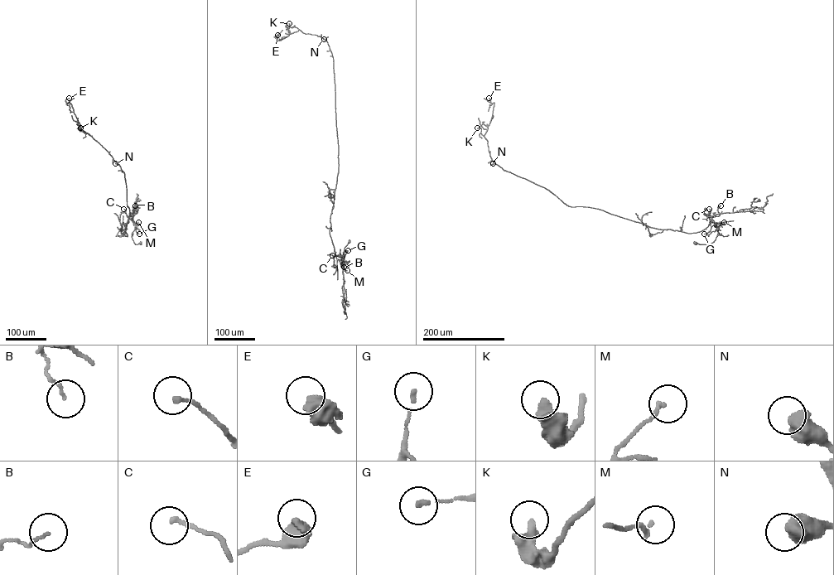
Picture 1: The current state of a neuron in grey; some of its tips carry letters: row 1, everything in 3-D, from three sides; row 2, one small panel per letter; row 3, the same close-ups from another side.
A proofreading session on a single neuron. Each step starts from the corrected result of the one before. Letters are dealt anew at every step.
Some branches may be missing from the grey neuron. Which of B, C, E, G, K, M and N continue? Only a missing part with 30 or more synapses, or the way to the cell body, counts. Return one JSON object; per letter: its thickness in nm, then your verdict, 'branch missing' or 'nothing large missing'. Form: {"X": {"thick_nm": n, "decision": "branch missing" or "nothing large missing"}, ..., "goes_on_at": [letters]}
{"B": {"thick_nm": 90, "decision": "nothing large missing"}, "C": {"thick_nm": 160, "decision": "nothing large missing"}, "E": {"thick_nm": 400, "decision": "nothing large missing"}, "G": {"thick_nm": 140, "decision": "nothing large missing"}, "K": {"thick_nm": 480, "decision": "nothing large missing"}, "M": {"thick_nm": 160, "decision": "nothing large missing"}, "N": {"thick_nm": 750, "decision": "nothing large missing"}, "goes_on_at": []}

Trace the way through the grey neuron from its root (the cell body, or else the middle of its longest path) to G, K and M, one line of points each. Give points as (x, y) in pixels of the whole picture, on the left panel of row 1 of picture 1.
G: (141, 244), (135, 244), (132, 236), (135, 224), (139, 234)
K: (141, 244), (132, 239), (135, 224), (130, 215), (121, 233), (130, 216), (124, 172), (79, 123), (80, 128)
M: (141, 244), (135, 244), (132, 236), (138, 222)

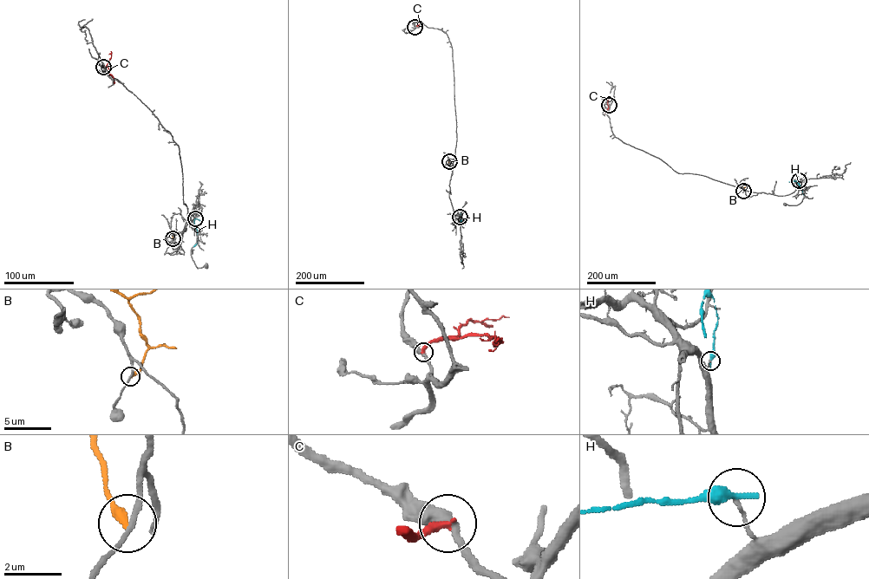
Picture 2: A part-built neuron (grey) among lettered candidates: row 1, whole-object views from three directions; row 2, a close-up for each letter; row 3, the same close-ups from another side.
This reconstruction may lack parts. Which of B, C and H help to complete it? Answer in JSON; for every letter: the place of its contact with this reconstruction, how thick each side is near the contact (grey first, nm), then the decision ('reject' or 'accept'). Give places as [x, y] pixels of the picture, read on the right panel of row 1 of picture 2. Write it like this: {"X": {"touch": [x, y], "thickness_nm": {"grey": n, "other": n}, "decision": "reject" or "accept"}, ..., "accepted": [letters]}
{"B": {"touch": [743, 191], "thickness_nm": {"grey": 160, "other": 280}, "decision": "reject"}, "C": {"touch": [609, 105], "thickness_nm": {"grey": 320, "other": 280}, "decision": "reject"}, "H": {"touch": [799, 180], "thickness_nm": {"grey": 90, "other": 400}, "decision": "reject"}, "accepted": []}

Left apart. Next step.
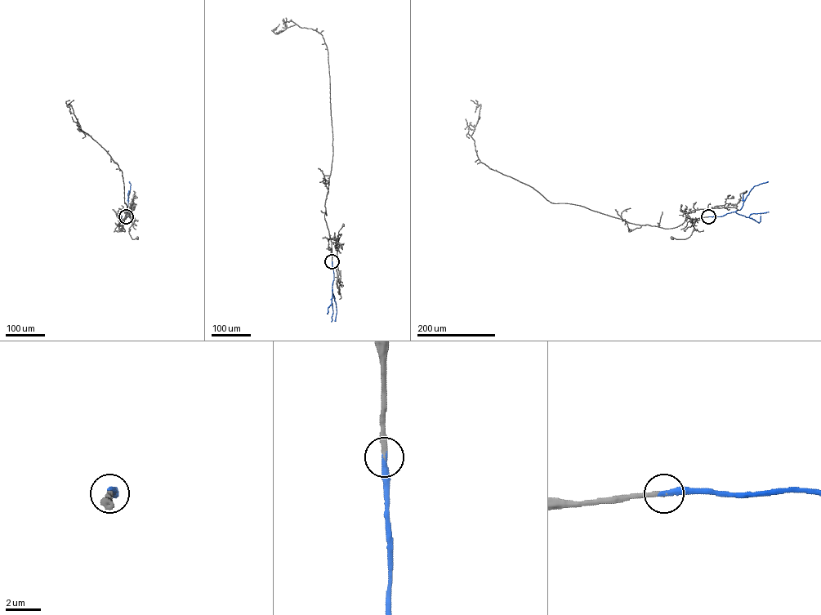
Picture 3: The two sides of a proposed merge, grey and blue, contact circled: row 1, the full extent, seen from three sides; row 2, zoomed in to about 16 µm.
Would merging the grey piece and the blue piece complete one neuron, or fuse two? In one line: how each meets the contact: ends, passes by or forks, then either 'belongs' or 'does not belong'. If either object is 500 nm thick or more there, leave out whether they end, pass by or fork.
grey ends | blue ends | belongs

